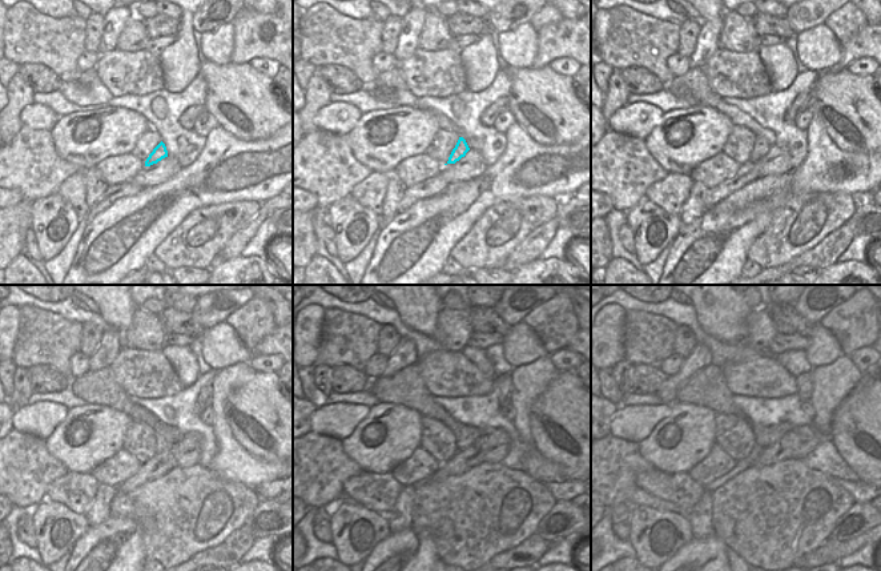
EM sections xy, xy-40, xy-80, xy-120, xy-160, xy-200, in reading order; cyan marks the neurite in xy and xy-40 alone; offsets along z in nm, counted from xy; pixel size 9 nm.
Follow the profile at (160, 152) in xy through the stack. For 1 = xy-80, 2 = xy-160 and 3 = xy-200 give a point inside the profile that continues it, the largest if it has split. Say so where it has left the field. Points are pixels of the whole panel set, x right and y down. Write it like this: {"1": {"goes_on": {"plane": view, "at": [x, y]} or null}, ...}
{"1": {"goes_on": {"plane": "xy-80", "at": [761, 145]}}, "2": {"goes_on": {"plane": "xy-160", "at": [466, 435]}}, "3": {"goes_on": {"plane": "xy-200", "at": [764, 437]}}}

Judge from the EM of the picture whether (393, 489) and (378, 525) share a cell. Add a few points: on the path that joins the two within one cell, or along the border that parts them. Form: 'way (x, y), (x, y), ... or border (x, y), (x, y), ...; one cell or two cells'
border (357, 502), (383, 514); two cells

